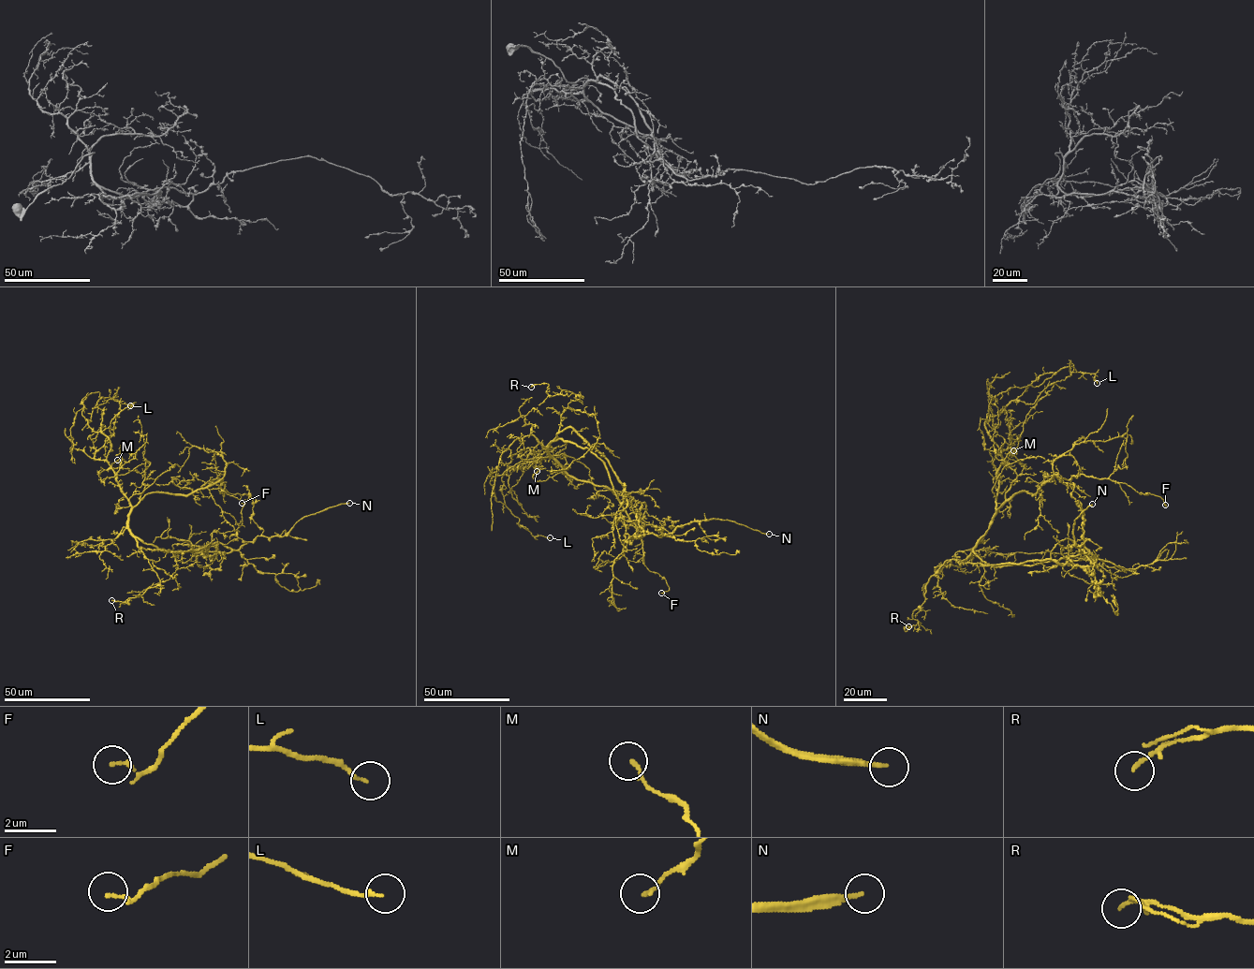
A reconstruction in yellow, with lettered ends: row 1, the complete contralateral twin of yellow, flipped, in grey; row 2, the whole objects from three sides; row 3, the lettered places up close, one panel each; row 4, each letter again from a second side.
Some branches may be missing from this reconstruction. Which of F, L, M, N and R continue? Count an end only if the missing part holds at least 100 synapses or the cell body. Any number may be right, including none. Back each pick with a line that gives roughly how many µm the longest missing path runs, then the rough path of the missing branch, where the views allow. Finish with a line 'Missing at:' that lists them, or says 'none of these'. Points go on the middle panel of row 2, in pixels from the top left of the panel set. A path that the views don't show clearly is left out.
N: missing 160 µm
Missing at: N

